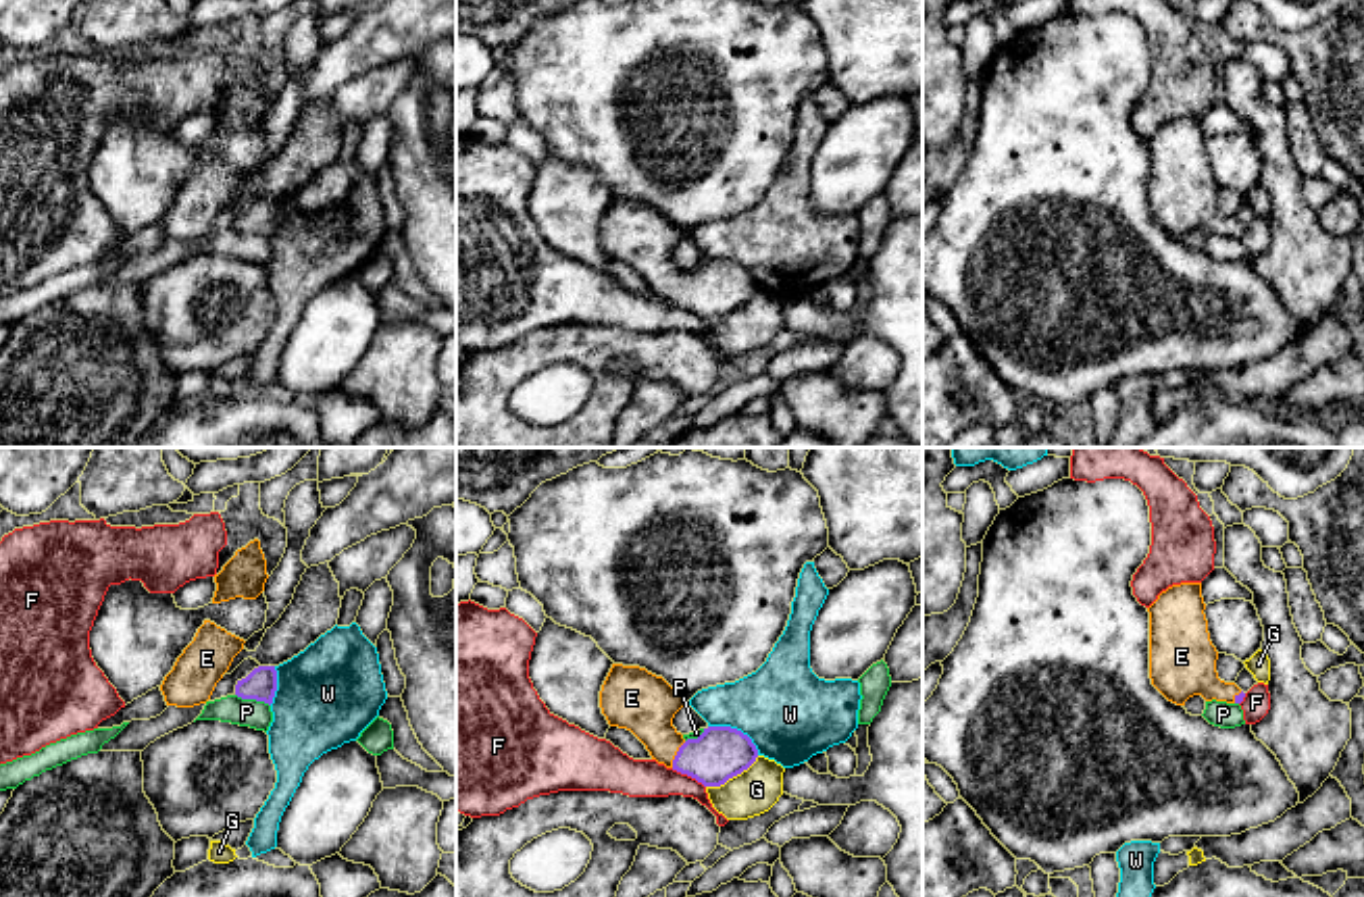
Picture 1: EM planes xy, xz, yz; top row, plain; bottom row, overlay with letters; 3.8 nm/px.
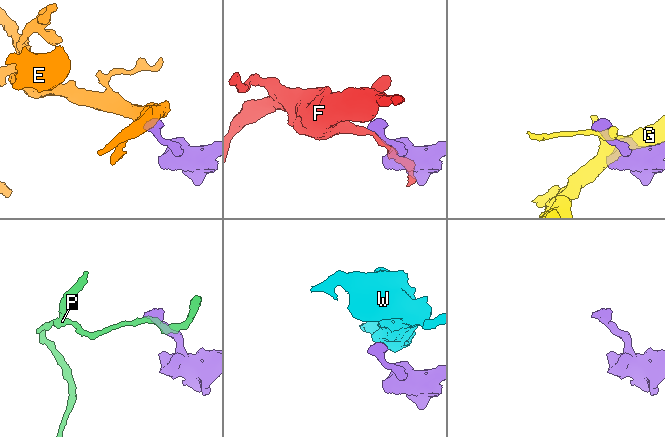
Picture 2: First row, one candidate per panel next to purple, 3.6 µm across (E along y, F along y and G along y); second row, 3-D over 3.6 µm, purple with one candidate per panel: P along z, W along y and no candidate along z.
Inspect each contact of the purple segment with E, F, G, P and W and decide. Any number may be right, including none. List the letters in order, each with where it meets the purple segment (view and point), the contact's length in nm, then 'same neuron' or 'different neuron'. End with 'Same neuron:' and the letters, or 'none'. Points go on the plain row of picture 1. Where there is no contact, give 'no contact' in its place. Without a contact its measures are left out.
E: contact xz (677, 288); length 120 nm; same neuron
F: contact xz (688, 309); length 150 nm; different neuron
G: contact xz (731, 311); length 240 nm; different neuron
P: contact xy (253, 232); length 140 nm; different neuron
W: contact xz (736, 263); length 240 nm; different neuron
Same neuron: E

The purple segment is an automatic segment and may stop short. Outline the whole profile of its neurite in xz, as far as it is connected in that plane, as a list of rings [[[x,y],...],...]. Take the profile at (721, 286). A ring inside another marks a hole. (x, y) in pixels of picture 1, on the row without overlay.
[[[612,198],[600,225],[610,260],[631,264],[652,293],[704,321],[721,321],[756,296],[752,273],[731,260],[708,260],[698,273],[685,275],[673,252],[687,237],[662,210],[639,200]]]

